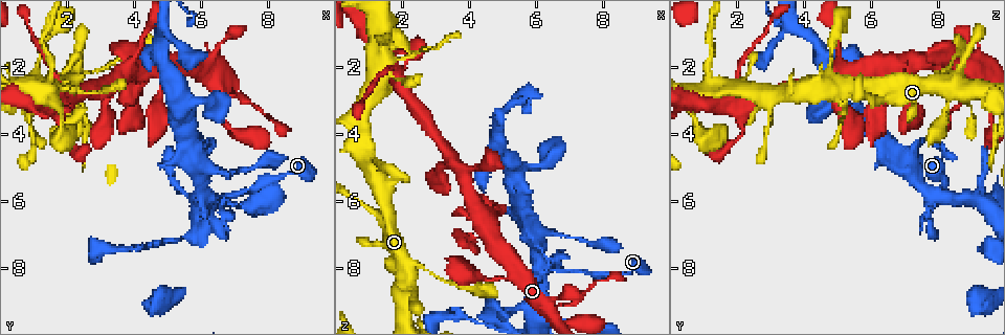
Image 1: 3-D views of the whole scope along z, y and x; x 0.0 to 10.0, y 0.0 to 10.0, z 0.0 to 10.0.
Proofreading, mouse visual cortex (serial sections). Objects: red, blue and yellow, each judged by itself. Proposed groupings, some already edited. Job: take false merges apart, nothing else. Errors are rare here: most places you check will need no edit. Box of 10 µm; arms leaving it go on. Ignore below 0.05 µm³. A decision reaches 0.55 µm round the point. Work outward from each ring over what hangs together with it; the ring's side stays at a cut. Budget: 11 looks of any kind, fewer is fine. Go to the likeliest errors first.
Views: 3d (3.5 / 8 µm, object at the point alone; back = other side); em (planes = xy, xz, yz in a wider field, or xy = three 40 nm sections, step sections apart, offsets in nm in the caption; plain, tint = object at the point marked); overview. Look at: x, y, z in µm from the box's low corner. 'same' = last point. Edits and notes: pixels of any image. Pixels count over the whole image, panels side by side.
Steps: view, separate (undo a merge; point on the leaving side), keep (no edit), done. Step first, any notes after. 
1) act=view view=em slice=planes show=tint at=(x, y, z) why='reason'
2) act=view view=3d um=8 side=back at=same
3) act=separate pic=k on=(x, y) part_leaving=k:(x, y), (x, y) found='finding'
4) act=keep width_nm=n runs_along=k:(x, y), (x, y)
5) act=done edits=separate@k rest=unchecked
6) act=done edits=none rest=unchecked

act=view view=3d um=3.5 at=(1.40, 2.60, 1.90) why='three-way junction'

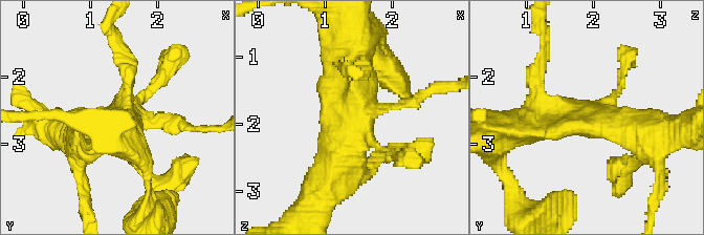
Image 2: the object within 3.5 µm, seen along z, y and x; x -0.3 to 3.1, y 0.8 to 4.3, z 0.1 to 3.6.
act=view view=em slice=xy step=1 show=tint at=(1.40, 2.65, 1.90) why='shape alone is not enough'

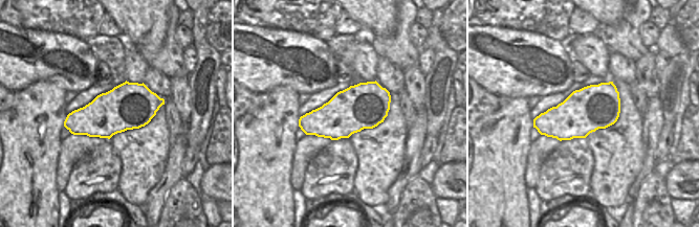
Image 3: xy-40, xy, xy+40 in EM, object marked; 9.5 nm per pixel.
act=keep runs_along=2:(330, 173), (353, 130), (356, 44) found='all the same cell'

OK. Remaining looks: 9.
act=view view=3d um=3.5 at=(6.25, 5.90, 8.15) why='four or more arms meet'

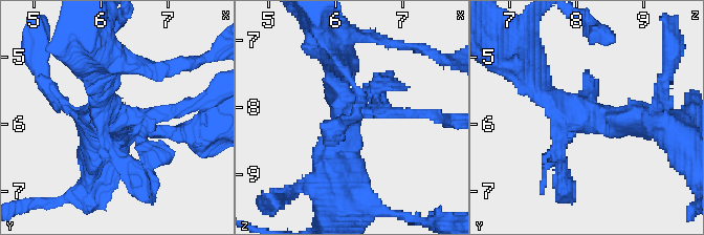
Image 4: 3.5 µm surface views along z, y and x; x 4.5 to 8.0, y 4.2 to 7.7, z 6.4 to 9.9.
act=view view=em slice=xy step=1 show=tint at=(6.25, 5.90, 8.10)

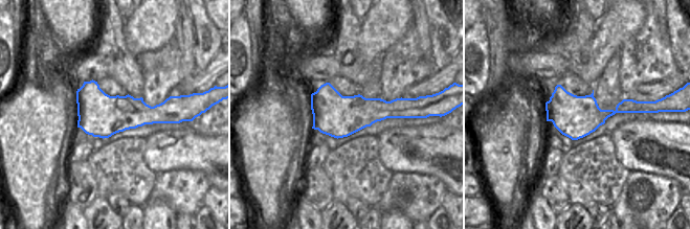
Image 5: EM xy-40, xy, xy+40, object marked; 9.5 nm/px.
act=keep runs_along=4:(420, 113), (349, 113), (339, 65) found='one cell here'

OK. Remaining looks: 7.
act=view view=3d um=3.5 at=(6.85, 2.80, 9.15) why='narrows sharply'

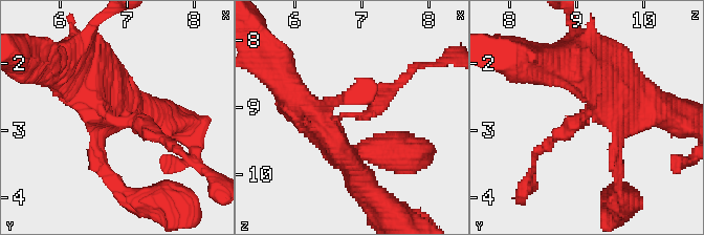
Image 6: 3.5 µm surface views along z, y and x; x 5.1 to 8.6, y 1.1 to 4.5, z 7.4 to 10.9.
act=view view=em slice=xy step=1 show=tint at=(6.85, 2.80, 9.15)

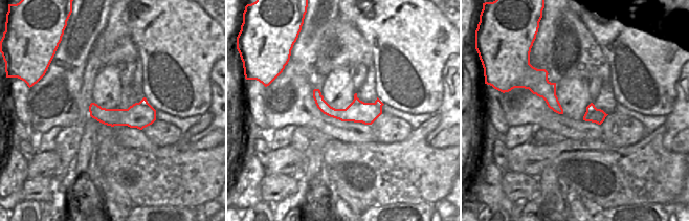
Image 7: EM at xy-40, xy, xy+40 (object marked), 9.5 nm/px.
act=keep found='continuous, no second cell'

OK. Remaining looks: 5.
act=view view=3d um=8 at=(4.60, 0.70, 4.95) why='sudden change in width'

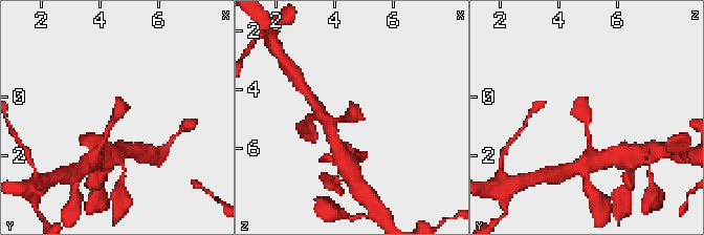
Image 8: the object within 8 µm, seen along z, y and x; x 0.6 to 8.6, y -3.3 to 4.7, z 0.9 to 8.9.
act=view view=3d um=3.5 side=back at=same

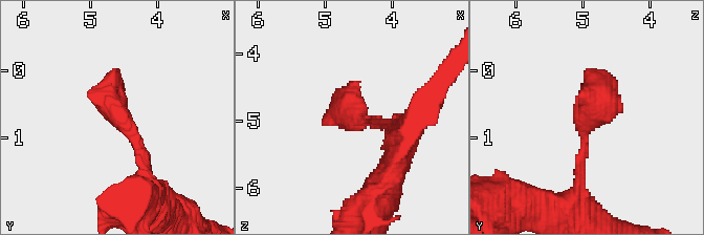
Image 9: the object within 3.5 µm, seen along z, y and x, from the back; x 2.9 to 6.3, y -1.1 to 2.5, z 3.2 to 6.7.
act=view view=em slice=xy step=5 show=tint at=(4.60, 0.70, 4.90)

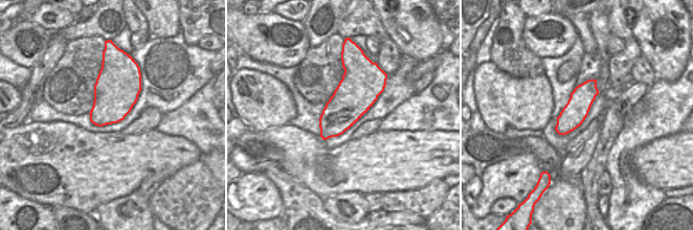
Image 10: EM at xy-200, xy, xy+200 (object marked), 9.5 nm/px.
act=keep runs_along=9:(150, 175), (111, 107), (114, 71) found='one cell here'

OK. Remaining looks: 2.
act=done edits=none rest=unchecked

